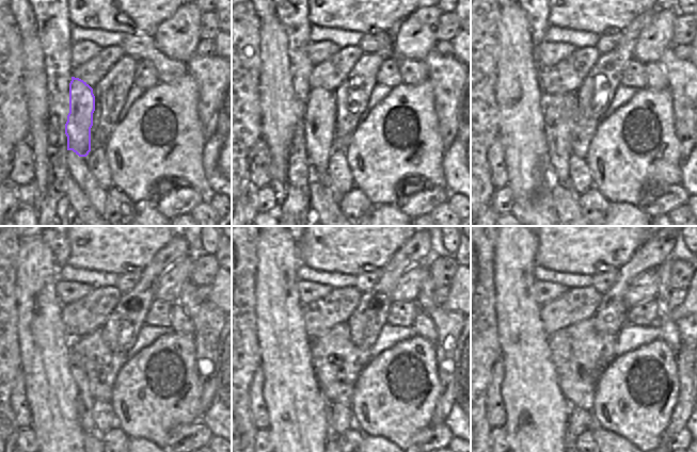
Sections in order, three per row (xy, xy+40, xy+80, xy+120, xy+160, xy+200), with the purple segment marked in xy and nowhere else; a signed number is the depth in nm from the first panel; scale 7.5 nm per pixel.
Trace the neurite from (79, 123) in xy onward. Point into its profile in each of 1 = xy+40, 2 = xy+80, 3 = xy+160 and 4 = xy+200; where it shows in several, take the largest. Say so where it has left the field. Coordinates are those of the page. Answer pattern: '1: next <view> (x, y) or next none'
1: next xy+40 (320, 114)
2: next xy+80 (557, 136)
3: next xy+160 (330, 432)
4: next xy+200 (570, 438)

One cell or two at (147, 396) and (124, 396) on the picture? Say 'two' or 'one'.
one

